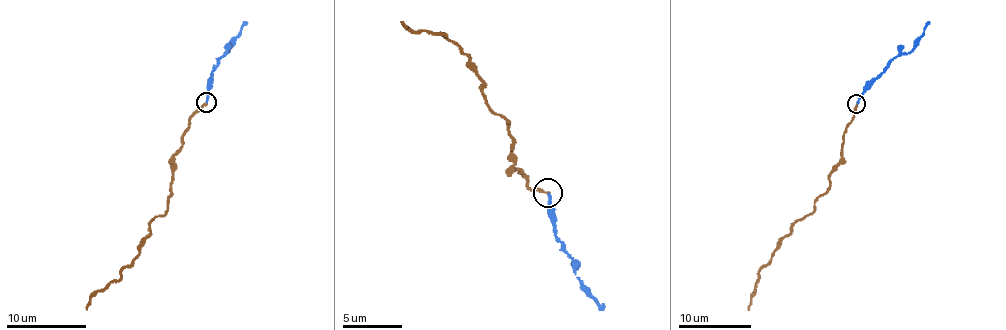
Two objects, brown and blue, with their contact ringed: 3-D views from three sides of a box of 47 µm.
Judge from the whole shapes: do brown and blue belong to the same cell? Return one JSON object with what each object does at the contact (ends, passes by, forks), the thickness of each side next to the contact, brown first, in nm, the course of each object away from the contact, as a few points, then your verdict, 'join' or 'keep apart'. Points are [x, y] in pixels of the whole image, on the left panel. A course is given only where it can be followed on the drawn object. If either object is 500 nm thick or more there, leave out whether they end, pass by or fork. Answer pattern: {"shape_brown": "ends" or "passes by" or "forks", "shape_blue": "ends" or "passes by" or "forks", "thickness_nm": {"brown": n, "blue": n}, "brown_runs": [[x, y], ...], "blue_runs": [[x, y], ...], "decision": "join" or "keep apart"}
{"shape_brown": "ends", "shape_blue": "ends", "thickness_nm": {"brown": 160, "blue": 160}, "brown_runs": [[206, 103], [189, 120], [174, 157], [167, 211], [149, 225], [139, 255], [93, 295], [86, 309]], "blue_runs": [[206, 101], [210, 73], [245, 21]], "decision": "keep apart"}

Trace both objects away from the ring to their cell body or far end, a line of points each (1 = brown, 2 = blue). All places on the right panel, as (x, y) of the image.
1: (856, 104), (830, 187), (760, 270), (748, 309)
2: (856, 102), (898, 55), (913, 48), (929, 21)

